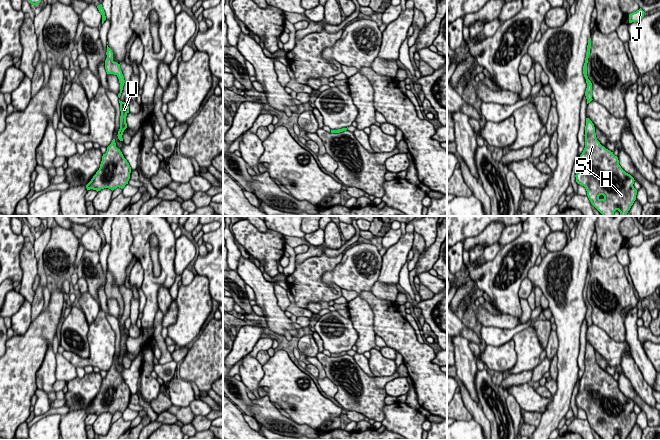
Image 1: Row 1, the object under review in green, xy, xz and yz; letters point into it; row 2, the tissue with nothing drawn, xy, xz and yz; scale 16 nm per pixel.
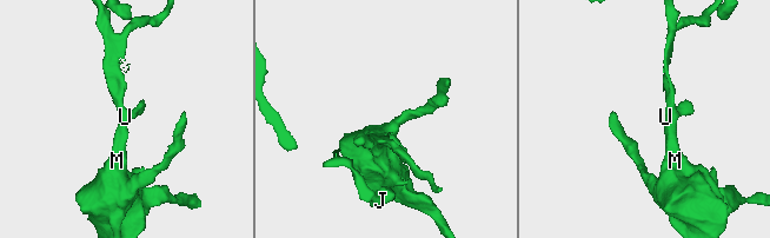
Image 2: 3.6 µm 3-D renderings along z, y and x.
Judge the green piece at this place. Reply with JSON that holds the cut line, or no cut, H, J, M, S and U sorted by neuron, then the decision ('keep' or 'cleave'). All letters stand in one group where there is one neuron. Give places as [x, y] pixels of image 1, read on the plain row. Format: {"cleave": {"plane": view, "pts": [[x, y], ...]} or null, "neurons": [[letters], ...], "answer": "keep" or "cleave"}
{"cleave": {"plane": "xy", "pts": [[121, 295], [117, 299]]}, "neurons": [["H", "M", "S", "U"], ["J"]], "answer": "cleave"}

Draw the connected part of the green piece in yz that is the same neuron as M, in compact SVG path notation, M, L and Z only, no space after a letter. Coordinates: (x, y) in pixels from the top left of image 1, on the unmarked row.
M586 342L584 360L585 372L580 379L576 406L585 411L591 428L602 440L613 440L616 434L620 436L620 440L626 440L636 424L634 402L621 392L618 381L600 368L596 362L594 348L589 342Z

